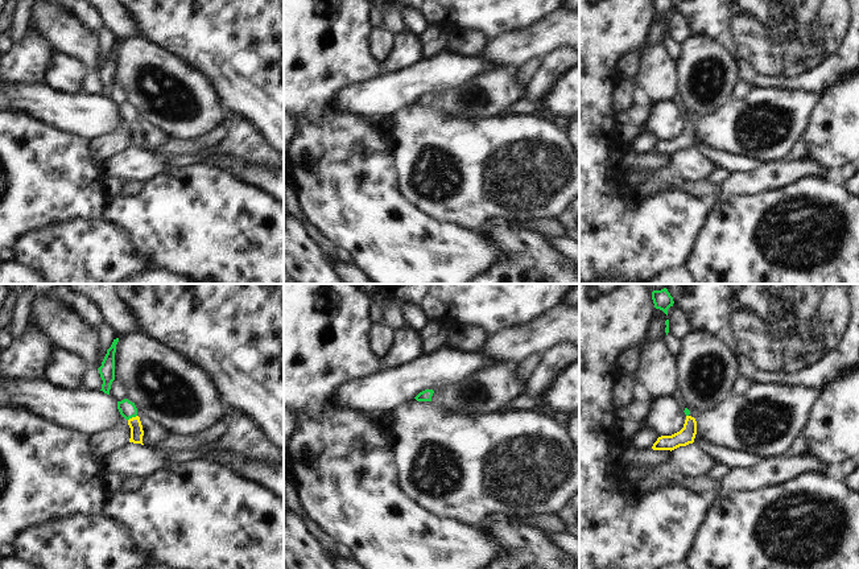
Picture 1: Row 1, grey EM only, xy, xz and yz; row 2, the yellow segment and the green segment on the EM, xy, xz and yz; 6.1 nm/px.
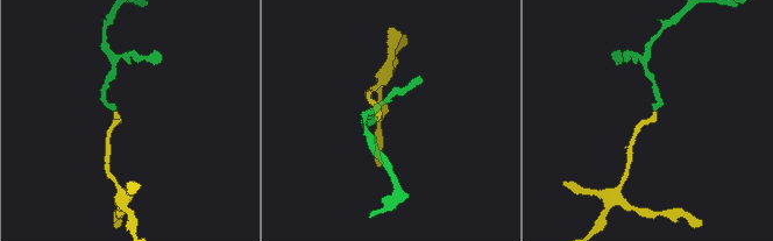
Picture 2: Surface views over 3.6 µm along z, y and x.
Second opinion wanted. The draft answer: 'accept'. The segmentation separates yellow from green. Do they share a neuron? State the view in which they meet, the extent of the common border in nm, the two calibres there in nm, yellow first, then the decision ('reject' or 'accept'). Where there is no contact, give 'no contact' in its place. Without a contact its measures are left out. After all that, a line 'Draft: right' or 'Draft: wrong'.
contact in xy; length 70 nm; calibres 80 and 100 nm; accept
Draft: right

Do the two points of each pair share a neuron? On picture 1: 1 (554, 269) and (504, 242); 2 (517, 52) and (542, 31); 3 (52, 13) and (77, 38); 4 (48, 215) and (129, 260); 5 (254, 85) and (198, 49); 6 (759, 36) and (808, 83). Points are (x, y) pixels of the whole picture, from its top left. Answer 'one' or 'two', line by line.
1: one
2: one
3: one
4: two
5: one
6: one

